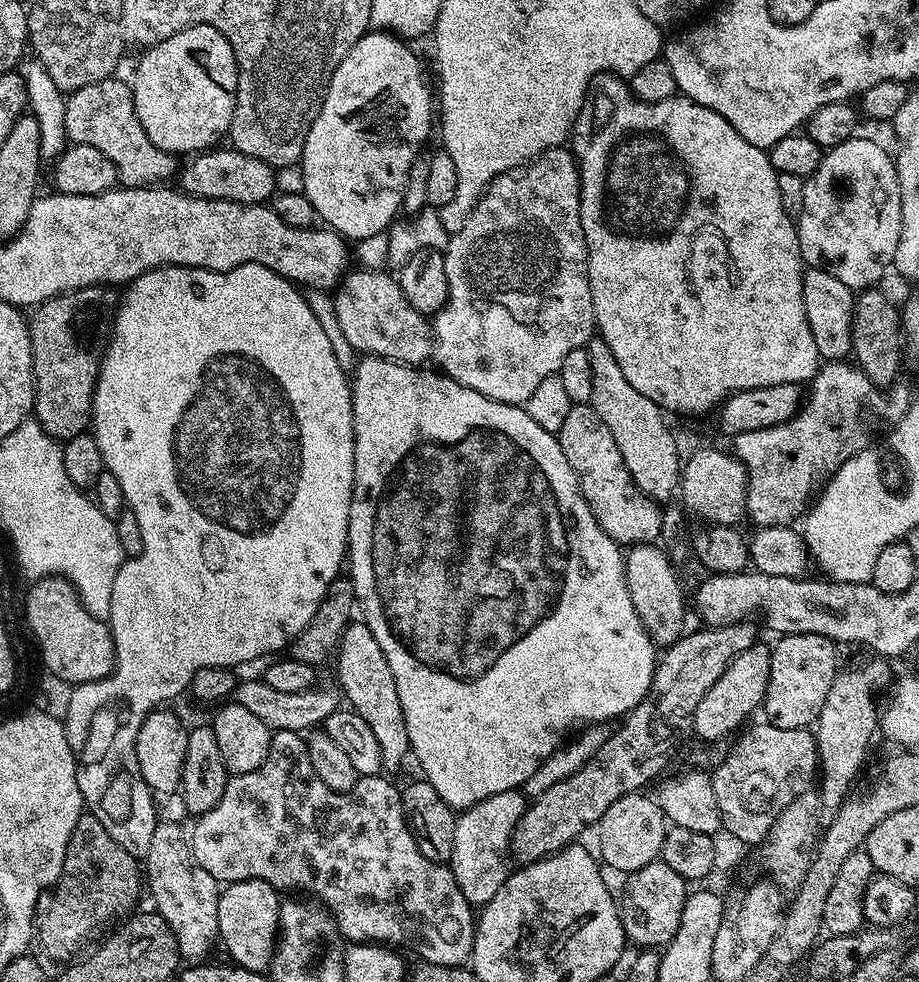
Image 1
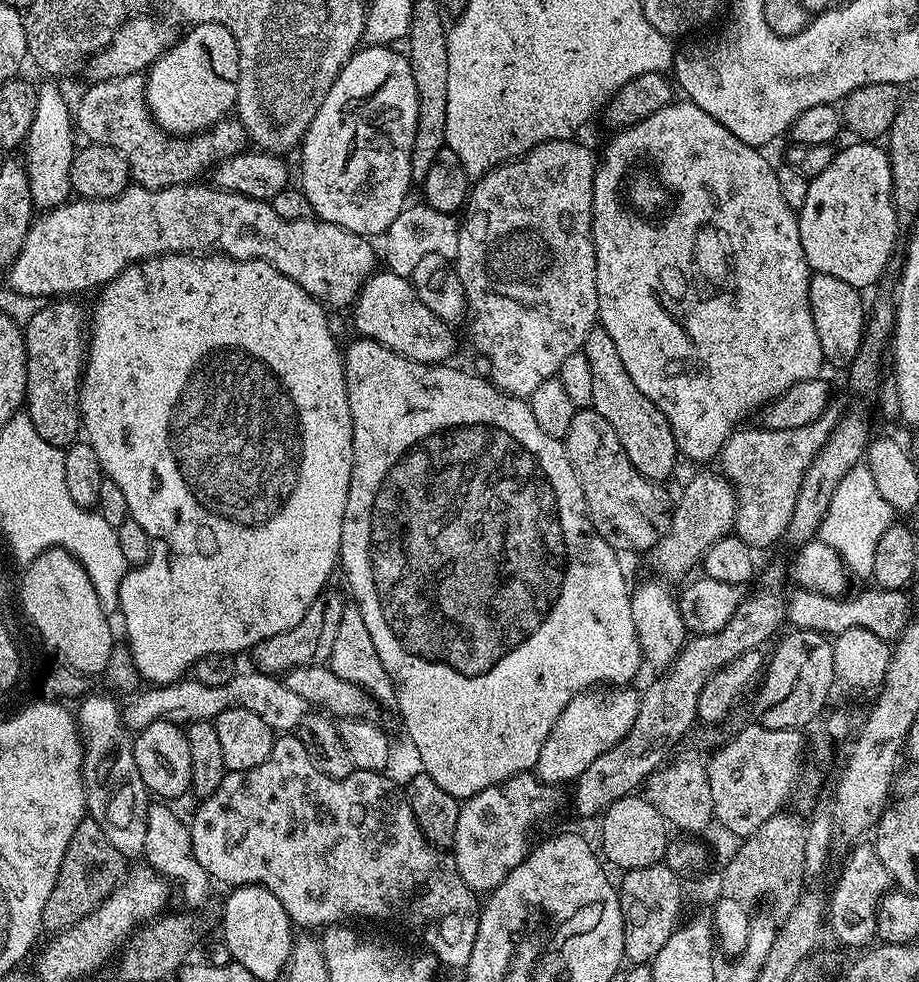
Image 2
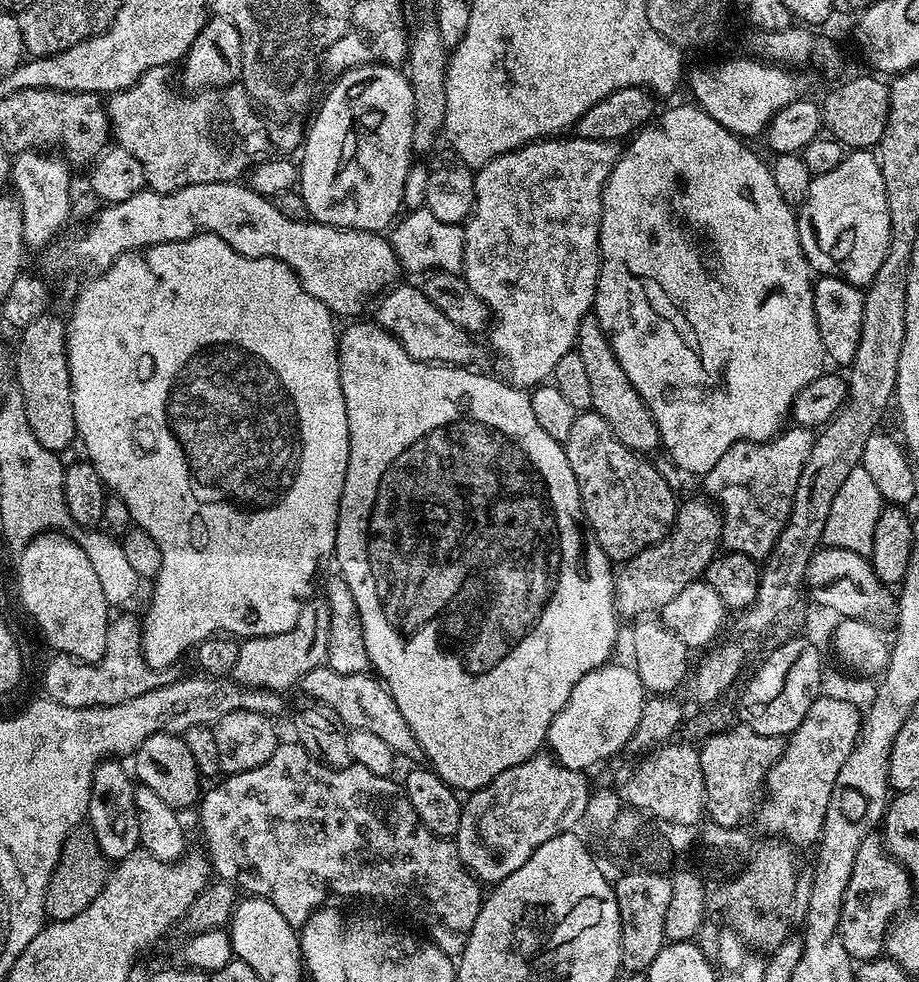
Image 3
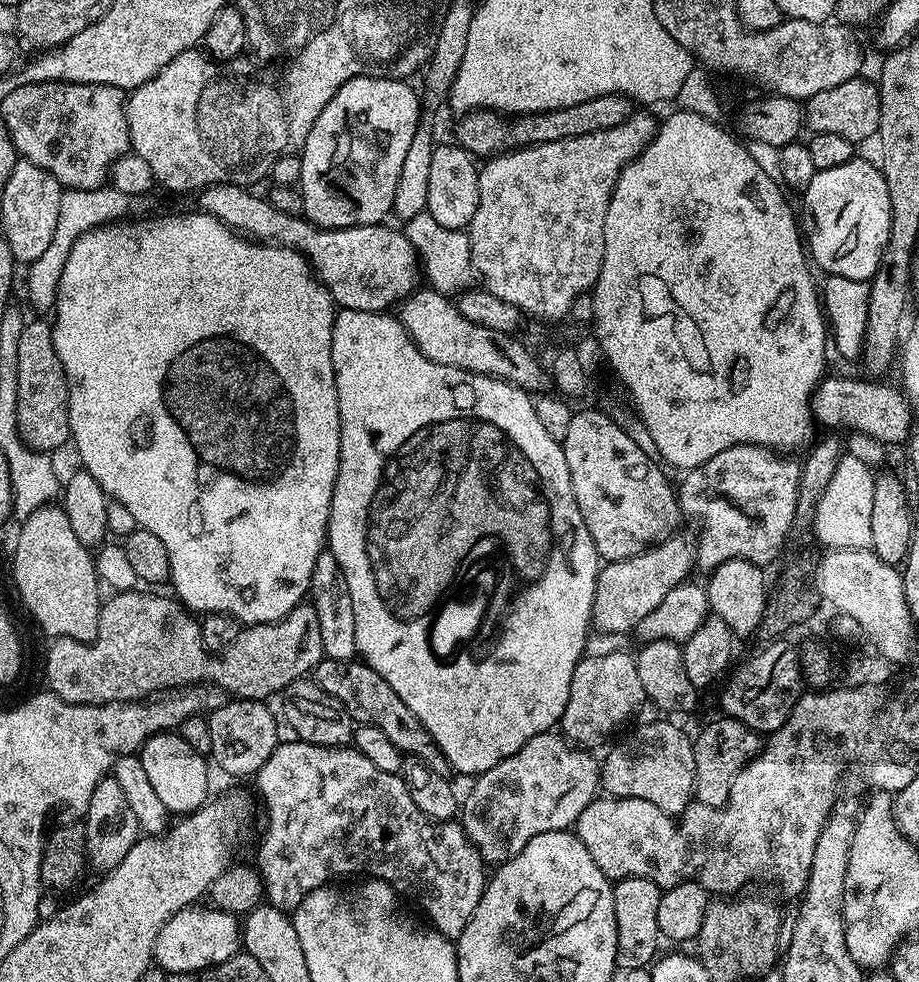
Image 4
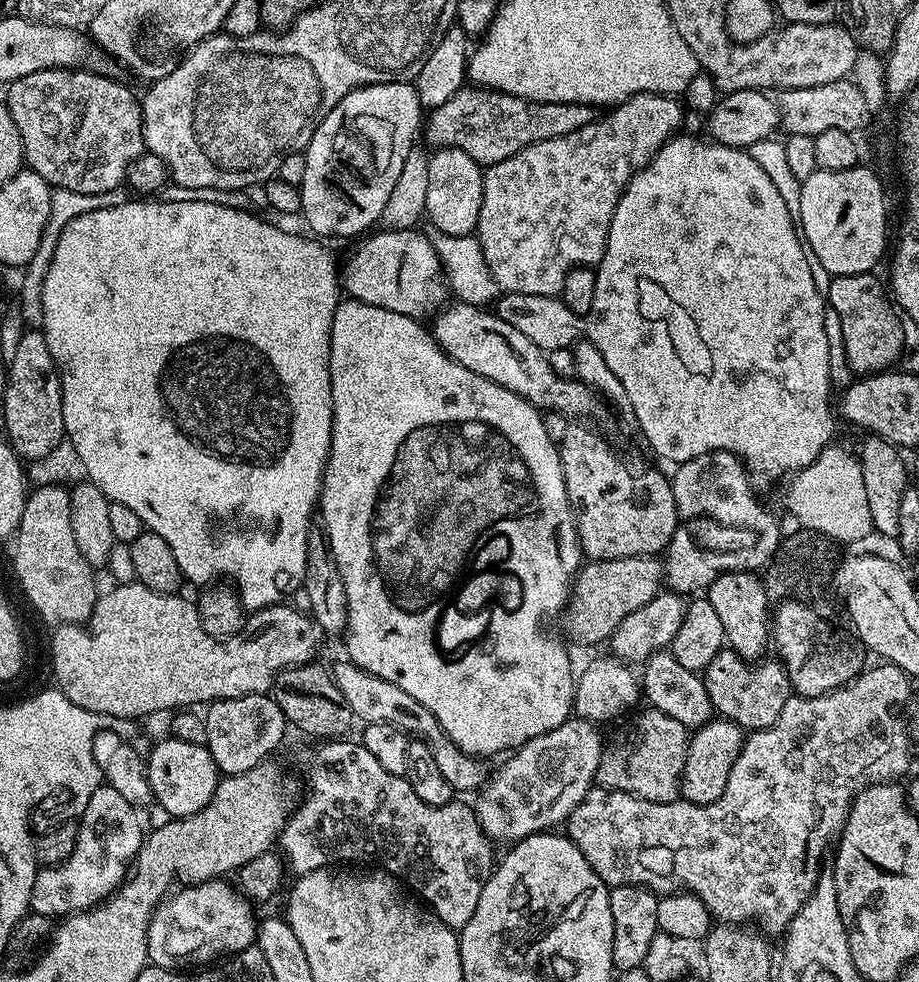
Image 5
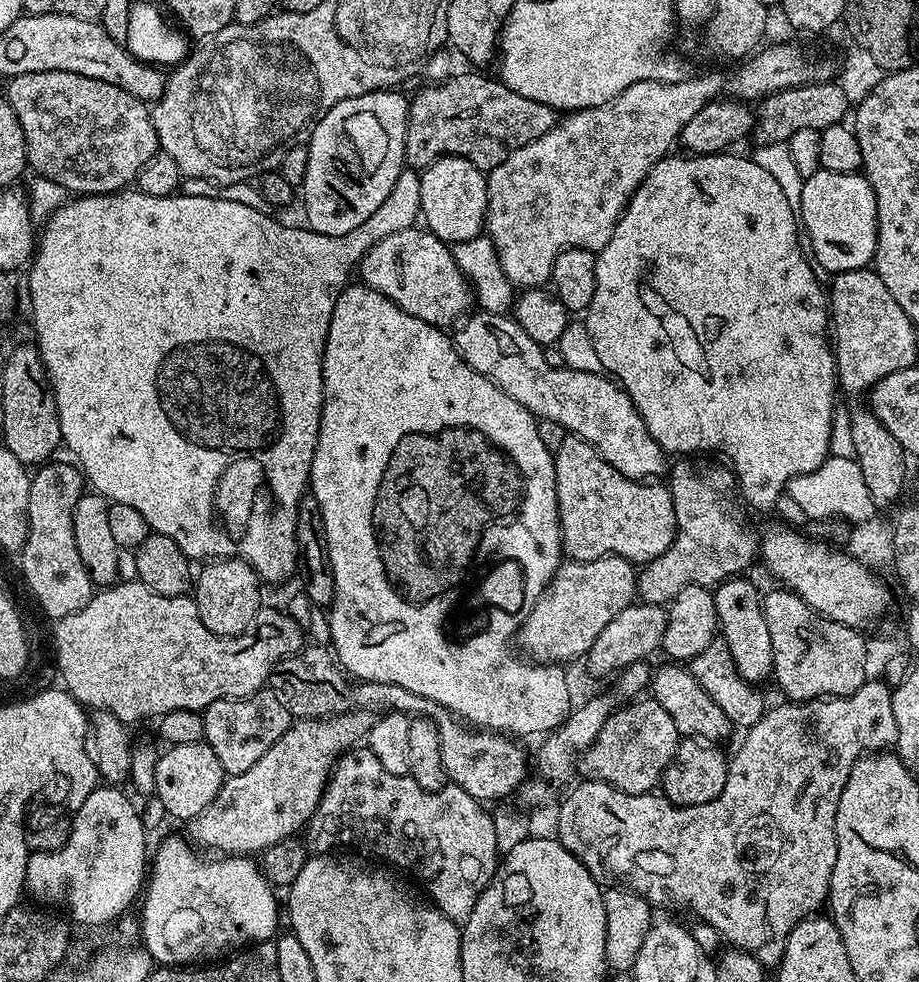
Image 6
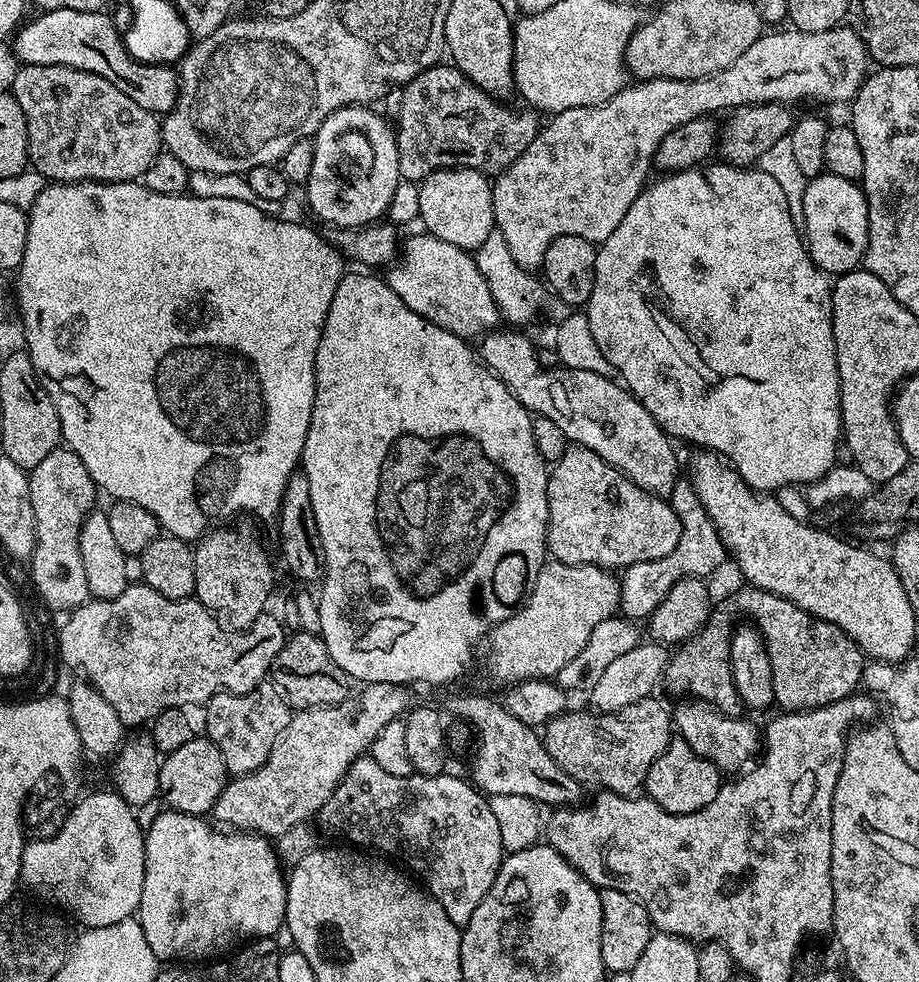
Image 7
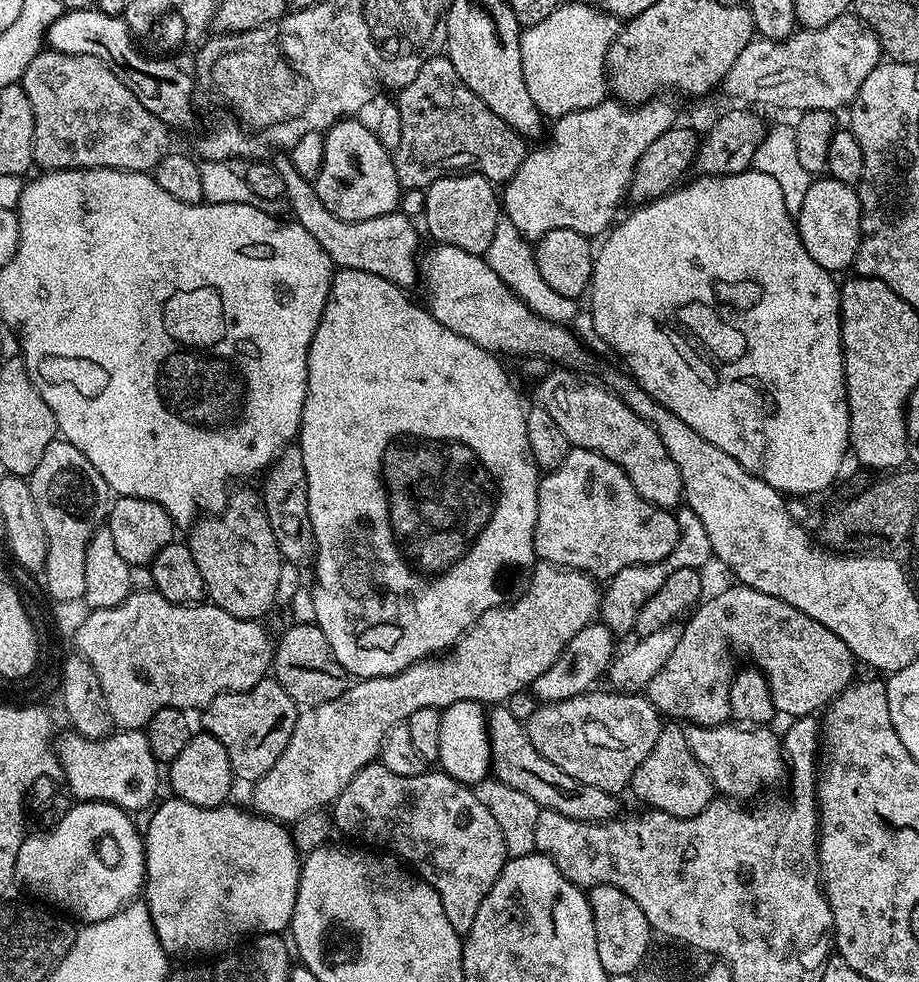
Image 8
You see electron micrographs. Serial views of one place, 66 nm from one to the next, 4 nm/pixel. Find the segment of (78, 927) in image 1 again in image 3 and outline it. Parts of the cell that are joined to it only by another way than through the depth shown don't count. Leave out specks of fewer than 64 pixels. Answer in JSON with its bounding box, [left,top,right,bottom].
[44,823,110,921]

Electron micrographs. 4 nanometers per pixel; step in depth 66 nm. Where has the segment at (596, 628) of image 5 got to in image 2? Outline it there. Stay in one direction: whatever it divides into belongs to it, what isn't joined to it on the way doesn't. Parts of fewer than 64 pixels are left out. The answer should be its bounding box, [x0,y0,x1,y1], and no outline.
[651,474,736,581]

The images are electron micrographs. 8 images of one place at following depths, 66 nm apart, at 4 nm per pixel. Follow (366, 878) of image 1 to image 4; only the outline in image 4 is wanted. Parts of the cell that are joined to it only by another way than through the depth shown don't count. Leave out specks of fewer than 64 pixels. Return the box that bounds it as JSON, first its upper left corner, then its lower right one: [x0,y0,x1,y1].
[254,738,486,942]

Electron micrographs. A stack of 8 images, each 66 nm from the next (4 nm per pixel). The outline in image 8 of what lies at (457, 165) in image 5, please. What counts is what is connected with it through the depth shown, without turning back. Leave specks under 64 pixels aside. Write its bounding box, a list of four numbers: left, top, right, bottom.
[422,174,502,256]

